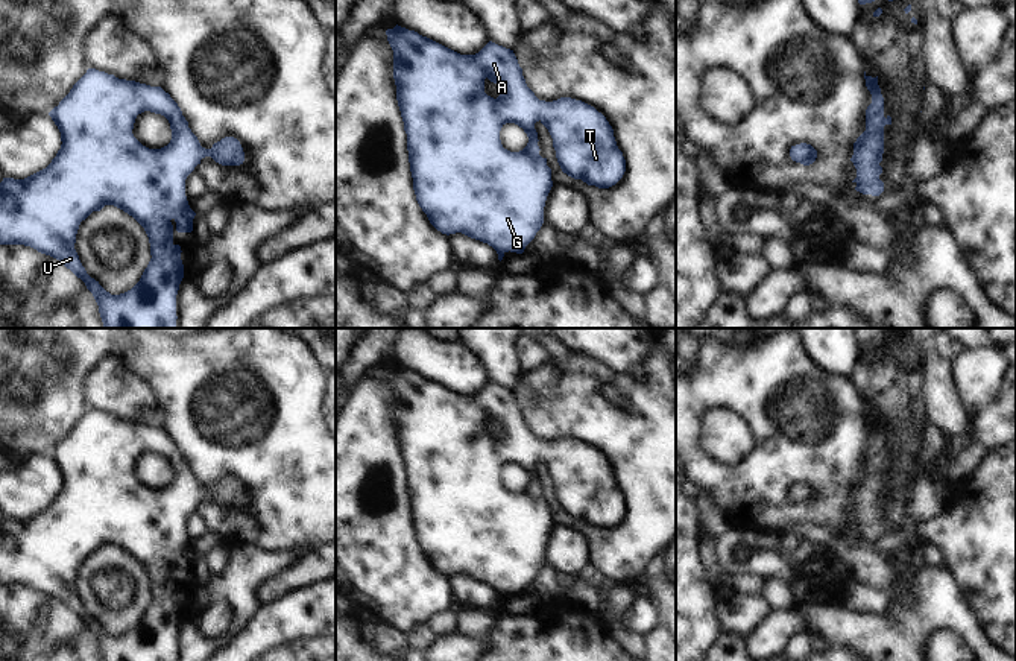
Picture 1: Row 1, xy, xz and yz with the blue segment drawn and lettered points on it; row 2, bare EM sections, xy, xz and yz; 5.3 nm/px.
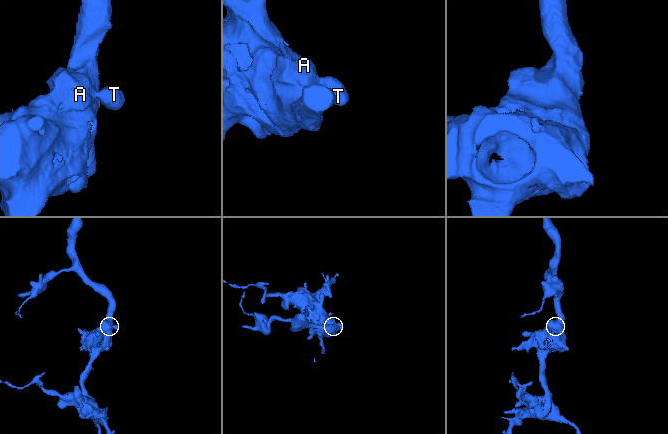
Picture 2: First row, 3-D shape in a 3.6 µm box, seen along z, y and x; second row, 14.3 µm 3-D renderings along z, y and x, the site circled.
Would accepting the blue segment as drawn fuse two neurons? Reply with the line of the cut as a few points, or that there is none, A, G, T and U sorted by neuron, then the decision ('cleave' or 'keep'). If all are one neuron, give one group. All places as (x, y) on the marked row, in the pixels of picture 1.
no cut | A G T U | keep

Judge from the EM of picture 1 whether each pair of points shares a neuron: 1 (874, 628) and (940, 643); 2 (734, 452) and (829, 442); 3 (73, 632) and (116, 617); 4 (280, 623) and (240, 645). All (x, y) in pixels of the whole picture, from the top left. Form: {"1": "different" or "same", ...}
{"1": "different", "2": "different", "3": "different", "4": "same"}

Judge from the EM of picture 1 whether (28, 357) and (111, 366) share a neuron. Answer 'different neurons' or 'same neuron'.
different neurons

